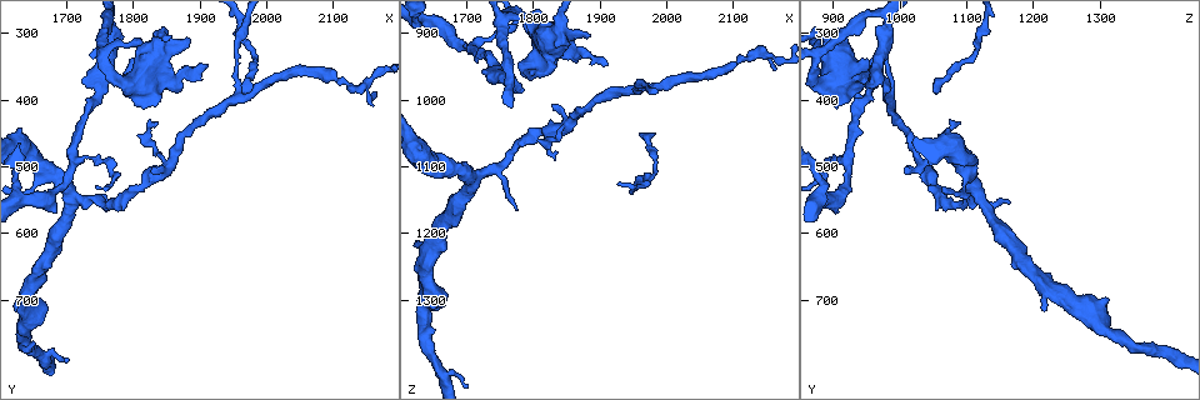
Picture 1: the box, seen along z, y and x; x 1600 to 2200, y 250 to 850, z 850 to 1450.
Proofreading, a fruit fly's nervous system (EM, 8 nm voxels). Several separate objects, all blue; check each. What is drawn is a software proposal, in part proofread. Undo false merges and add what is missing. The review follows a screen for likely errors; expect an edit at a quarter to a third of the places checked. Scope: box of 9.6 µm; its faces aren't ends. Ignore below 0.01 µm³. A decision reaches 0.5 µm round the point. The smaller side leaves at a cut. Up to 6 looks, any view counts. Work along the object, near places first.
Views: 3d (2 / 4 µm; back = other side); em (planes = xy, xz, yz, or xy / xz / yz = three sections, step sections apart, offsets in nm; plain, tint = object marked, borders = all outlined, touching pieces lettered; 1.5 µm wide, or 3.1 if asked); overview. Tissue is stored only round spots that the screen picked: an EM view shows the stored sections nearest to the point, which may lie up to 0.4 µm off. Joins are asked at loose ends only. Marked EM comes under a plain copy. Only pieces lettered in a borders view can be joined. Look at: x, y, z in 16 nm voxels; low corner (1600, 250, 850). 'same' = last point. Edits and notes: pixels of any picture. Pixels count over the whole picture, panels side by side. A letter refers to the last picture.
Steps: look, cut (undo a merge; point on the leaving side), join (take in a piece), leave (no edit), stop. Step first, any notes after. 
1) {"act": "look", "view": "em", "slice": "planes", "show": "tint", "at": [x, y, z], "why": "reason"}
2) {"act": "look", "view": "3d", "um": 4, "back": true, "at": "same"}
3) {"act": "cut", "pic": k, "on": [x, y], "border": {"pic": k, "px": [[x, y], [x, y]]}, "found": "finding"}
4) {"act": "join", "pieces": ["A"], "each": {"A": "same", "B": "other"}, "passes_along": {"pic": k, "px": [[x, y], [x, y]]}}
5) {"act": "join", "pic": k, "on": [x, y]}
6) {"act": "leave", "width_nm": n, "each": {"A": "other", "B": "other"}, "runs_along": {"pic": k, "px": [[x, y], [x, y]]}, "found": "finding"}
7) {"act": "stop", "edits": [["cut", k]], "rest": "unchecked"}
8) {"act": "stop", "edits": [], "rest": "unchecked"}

{"act": "look", "view": "em", "slice": "xy", "step": 8, "show": "tint", "at": [1765, 290, 980], "why": "abrupt turn"}

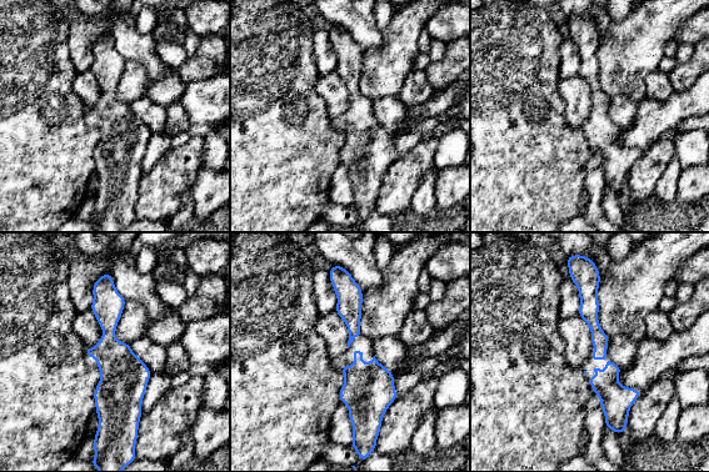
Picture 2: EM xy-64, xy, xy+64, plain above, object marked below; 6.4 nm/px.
{"act": "look", "view": "em", "slice": "xy", "step": 8, "show": "borders", "at": "same", "why": "see the neighbours"}

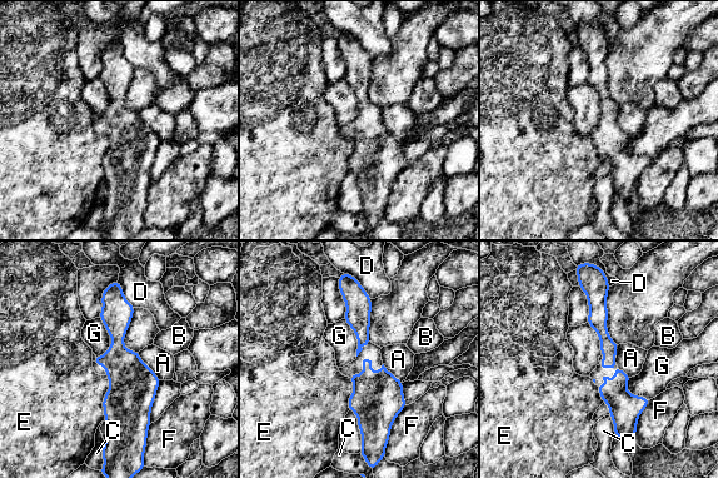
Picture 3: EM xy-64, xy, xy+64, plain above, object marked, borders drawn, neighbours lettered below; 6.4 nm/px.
{"act": "leave", "each": {"A": "other", "B": "other", "C": "other", "D": "other", "E": "other", "F": "other", "G": "other"}, "border": {"pic": 3, "px": [[343, 319], [355, 335], [357, 355]]}, "found": "all the same neuron"}

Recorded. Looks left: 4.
{"act": "look", "view": "em", "slice": "xy", "step": 4, "show": "tint", "at": [1750, 395, 955], "why": "sudden change in width"}

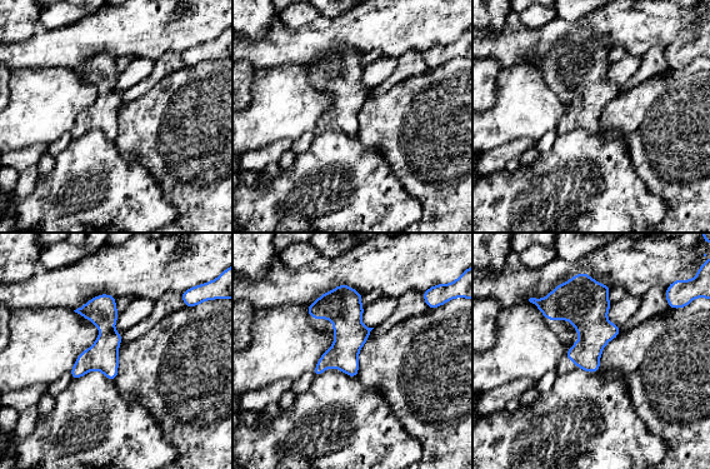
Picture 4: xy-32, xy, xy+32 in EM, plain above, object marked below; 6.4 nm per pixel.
{"act": "look", "view": "em", "slice": "planes", "show": "tint", "at": "same", "why": "another direction"}

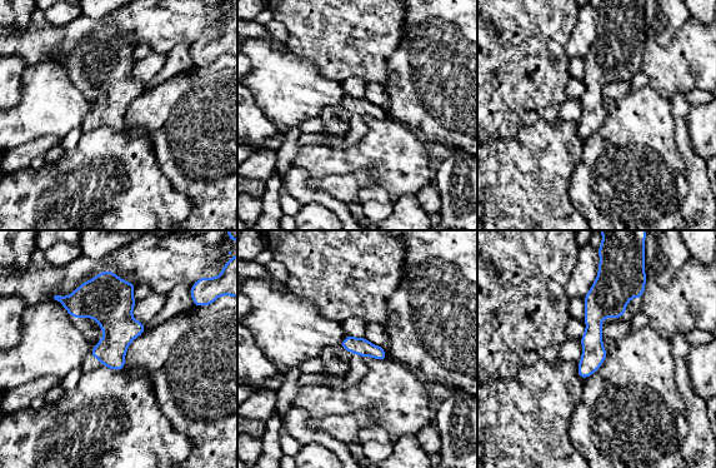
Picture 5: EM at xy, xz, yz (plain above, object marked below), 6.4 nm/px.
{"act": "look", "view": "em", "slice": "planes", "show": "borders", "at": "same", "why": "see the neighbours"}

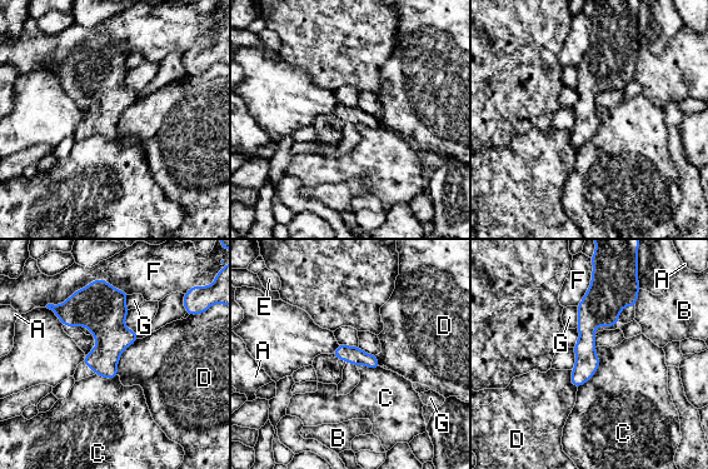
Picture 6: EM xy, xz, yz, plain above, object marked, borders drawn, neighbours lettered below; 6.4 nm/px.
{"act": "leave", "longest_contact_nm": ["F", 550], "each": {"A": "other", "B": "other", "C": "other", "D": "other", "E": "other", "F": "other", "G": "other"}, "border": {"pic": 6, "px": [[597, 347], [598, 369], [578, 388]]}, "found": "continuous, no second neuron"}

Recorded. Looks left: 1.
{"act": "look", "view": "em", "slice": "planes", "show": "borders", "at": [2135, 385, 930], "why": "sharp bend"}

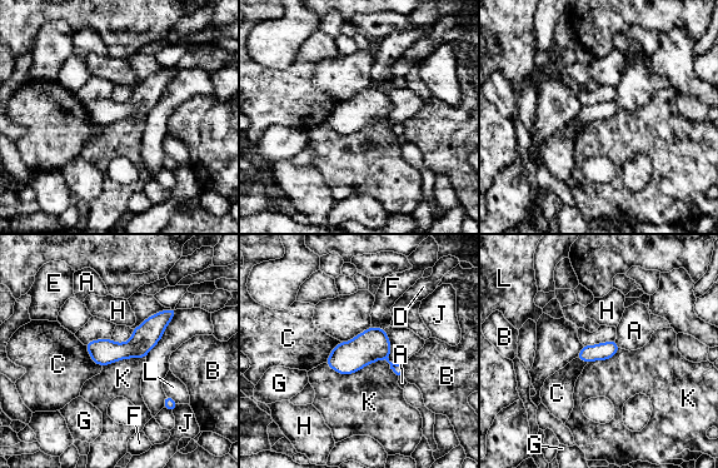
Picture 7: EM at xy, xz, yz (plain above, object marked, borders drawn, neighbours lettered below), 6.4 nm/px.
{"act": "leave", "longest_contact_nm": ["K", 480], "each": {"A": "other", "B": "other", "C": "other", "D": "other", "E": "other", "F": "other", "G": "other", "H": "other", "J": "other", "K": "other", "L": "other"}, "found": "continuous, no second neuron"}

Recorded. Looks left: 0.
{"act": "stop", "edits": [], "rest": "unchecked"}

